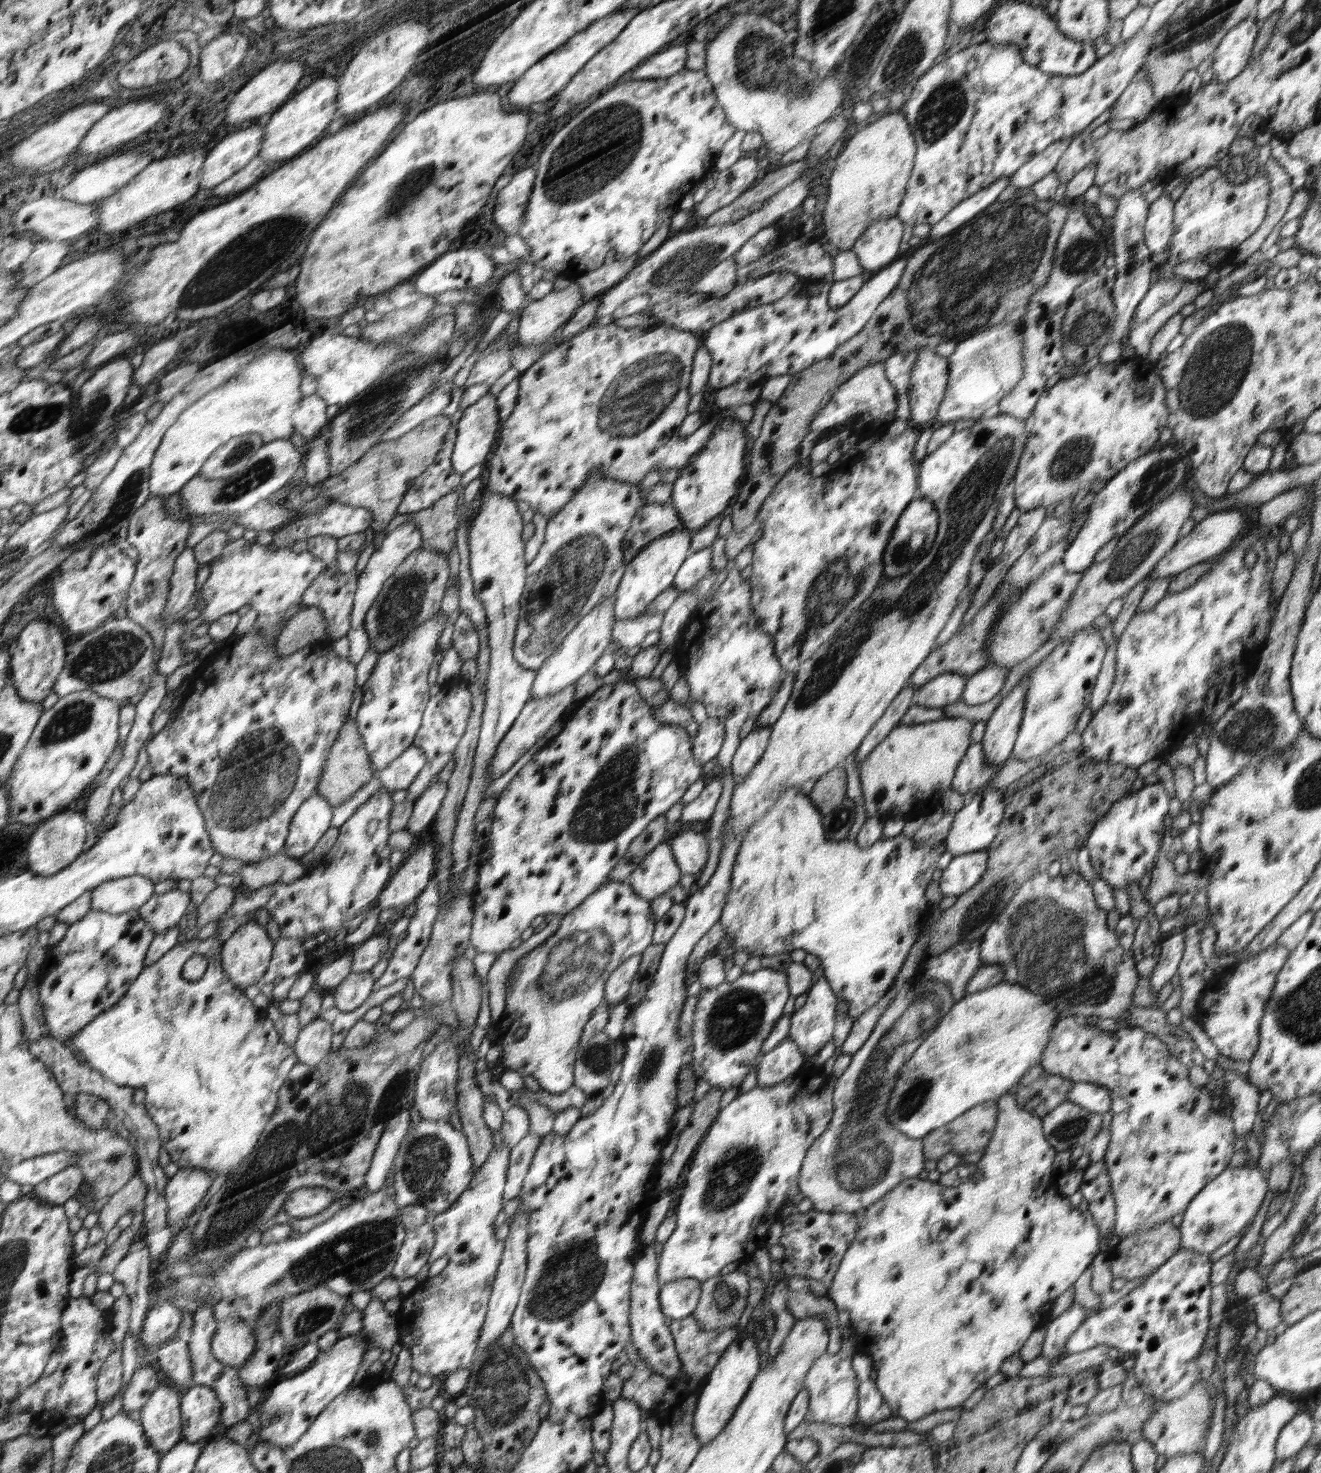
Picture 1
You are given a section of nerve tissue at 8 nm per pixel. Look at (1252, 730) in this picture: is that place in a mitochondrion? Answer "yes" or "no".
yes

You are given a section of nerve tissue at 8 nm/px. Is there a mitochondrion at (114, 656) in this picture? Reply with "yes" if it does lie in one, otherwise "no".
yes

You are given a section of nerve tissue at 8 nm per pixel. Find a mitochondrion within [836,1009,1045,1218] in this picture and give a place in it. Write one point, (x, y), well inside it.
(913, 1098)

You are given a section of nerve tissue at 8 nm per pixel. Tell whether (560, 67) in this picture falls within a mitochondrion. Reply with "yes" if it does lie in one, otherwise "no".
no

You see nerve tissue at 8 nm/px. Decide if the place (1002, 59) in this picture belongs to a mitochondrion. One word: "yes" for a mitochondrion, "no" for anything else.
no

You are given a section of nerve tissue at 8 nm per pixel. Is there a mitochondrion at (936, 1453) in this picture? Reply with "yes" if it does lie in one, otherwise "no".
no

